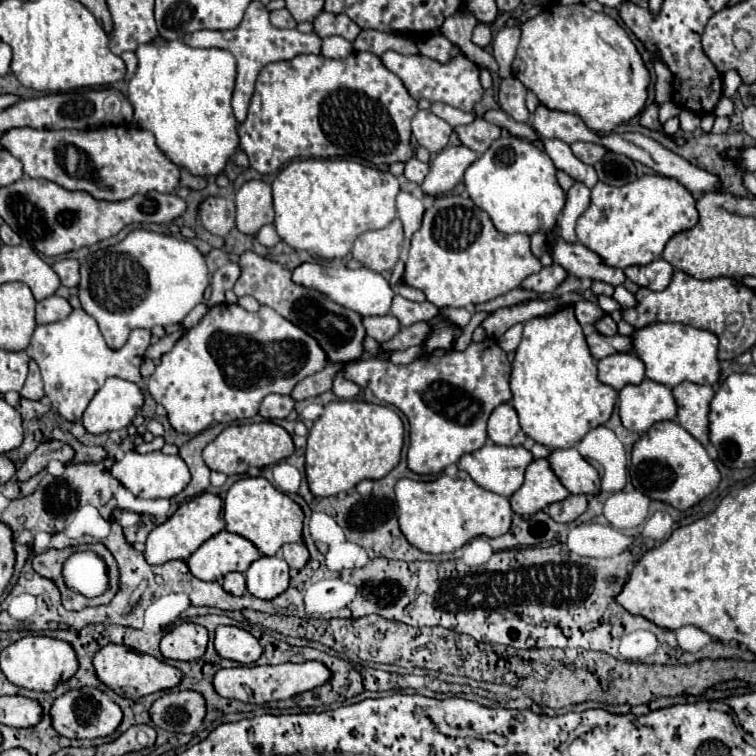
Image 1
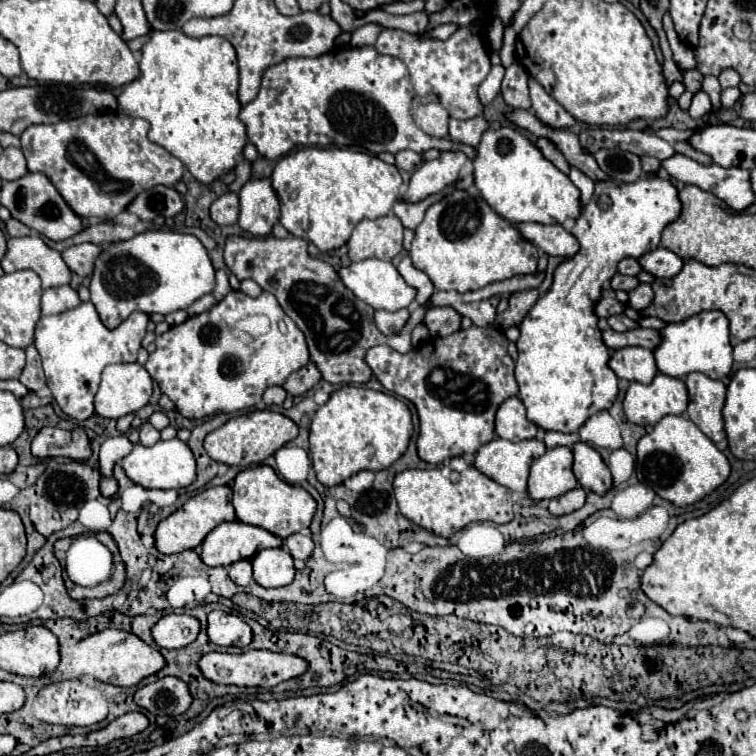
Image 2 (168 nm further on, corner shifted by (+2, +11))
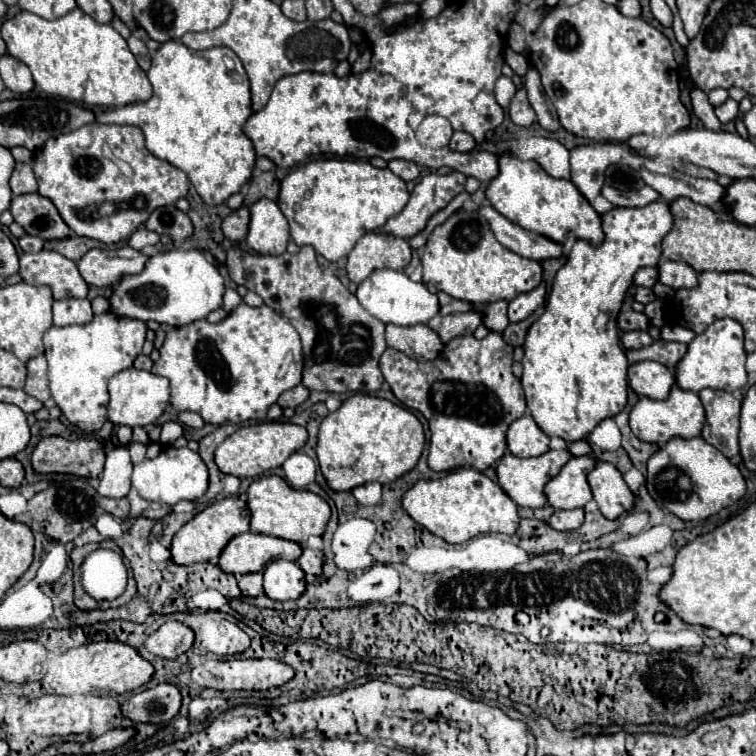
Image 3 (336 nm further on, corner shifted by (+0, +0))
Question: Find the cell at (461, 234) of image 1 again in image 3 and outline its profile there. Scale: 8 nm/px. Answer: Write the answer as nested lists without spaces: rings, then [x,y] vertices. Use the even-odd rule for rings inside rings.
[[[455,211],[443,225],[435,227],[421,255],[423,283],[433,291],[443,291],[455,299],[475,305],[487,305],[499,299],[511,301],[519,293],[533,291],[541,279],[543,269],[539,261],[525,259],[505,249],[491,233],[487,219],[477,211]]]

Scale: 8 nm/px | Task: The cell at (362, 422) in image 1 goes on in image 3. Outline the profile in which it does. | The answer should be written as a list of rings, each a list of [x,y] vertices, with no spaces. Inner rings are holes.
[[[355,393],[349,399],[345,399],[337,411],[329,413],[323,419],[323,423],[319,427],[317,459],[319,459],[321,473],[325,475],[329,487],[333,491],[351,491],[367,481],[379,481],[385,485],[385,483],[399,479],[401,475],[405,475],[407,471],[411,471],[417,465],[423,449],[425,449],[423,425],[409,409],[395,405],[395,403],[381,399],[381,397]]]

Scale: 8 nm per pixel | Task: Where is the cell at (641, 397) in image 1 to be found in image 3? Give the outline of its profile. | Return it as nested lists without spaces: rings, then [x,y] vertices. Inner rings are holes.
[[[673,387],[669,399],[665,399],[665,401],[653,401],[649,397],[641,397],[637,401],[637,405],[631,409],[629,425],[631,425],[631,431],[641,441],[665,445],[673,437],[681,437],[681,439],[699,437],[701,429],[705,425],[705,409],[703,409],[703,403],[697,393],[685,391],[681,387]]]

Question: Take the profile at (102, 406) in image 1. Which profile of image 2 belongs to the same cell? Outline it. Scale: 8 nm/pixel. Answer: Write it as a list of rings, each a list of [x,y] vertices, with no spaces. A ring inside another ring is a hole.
[[[111,364],[101,374],[101,386],[95,394],[95,414],[117,420],[143,408],[151,392],[153,378],[141,364]]]

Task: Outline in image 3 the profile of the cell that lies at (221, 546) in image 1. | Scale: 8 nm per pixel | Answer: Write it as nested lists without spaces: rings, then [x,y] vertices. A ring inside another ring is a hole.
[[[241,533],[233,537],[219,557],[219,567],[233,575],[257,573],[267,567],[267,563],[277,559],[297,561],[303,553],[303,547],[295,541],[259,535],[259,533]]]

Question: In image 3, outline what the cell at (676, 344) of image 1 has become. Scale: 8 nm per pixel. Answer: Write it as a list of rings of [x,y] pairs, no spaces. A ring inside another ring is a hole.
[[[717,319],[713,325],[707,327],[707,331],[703,331],[689,343],[687,355],[681,359],[679,367],[675,367],[677,385],[695,393],[705,387],[735,391],[747,383],[745,359],[747,353],[743,347],[743,327],[735,319]]]

